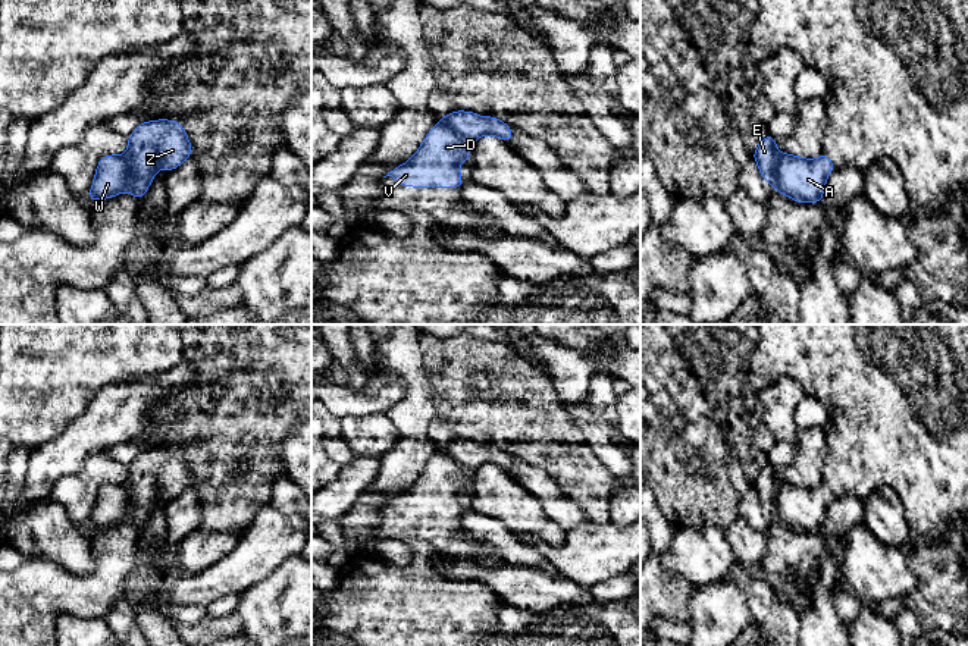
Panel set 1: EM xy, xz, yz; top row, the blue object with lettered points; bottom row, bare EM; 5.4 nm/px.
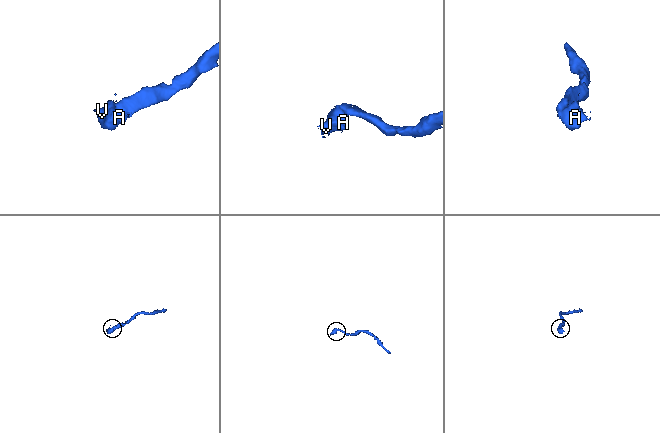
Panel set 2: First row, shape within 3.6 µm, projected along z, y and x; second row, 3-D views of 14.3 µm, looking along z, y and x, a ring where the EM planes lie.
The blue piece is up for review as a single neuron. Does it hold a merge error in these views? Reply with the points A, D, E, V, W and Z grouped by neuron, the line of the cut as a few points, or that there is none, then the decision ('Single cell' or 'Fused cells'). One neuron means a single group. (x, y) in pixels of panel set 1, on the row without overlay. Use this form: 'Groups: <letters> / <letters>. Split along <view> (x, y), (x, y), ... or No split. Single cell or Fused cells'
Groups: A D V W / E Z. Split along yz (782, 483), (776, 496), (776, 519). Fused cells

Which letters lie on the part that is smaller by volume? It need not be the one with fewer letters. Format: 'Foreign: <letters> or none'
Foreign: A, D, V, W

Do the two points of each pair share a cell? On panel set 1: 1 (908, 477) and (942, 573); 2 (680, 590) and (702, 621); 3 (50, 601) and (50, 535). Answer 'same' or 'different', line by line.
1: different
2: different
3: different

